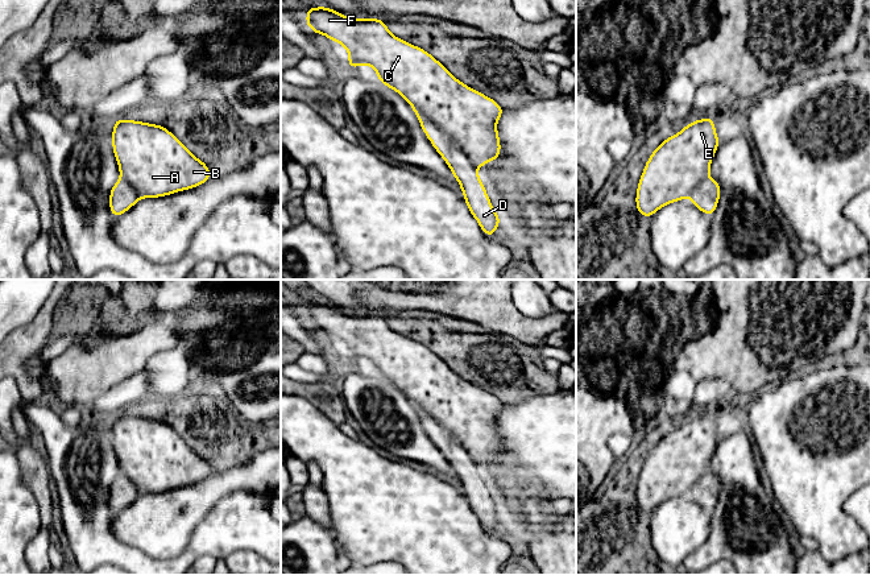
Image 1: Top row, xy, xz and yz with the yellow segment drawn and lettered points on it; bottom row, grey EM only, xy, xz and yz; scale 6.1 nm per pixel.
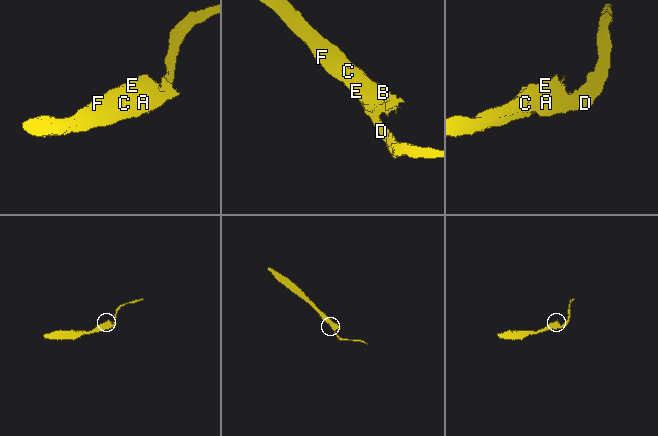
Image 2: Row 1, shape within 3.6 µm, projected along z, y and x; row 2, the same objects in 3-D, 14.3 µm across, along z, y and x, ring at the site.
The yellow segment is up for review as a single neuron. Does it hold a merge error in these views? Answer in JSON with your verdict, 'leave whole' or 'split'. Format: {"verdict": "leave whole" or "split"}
{"verdict": "split"}

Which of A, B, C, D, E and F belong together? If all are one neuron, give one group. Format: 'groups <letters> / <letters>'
groups A B C E F / D

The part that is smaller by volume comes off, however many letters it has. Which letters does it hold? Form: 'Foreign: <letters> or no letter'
Foreign: D

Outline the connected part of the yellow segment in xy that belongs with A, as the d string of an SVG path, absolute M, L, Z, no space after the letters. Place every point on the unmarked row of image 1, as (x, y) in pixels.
M115 414L112 444L120 473L144 493L161 493L206 479L212 471L167 423Z

